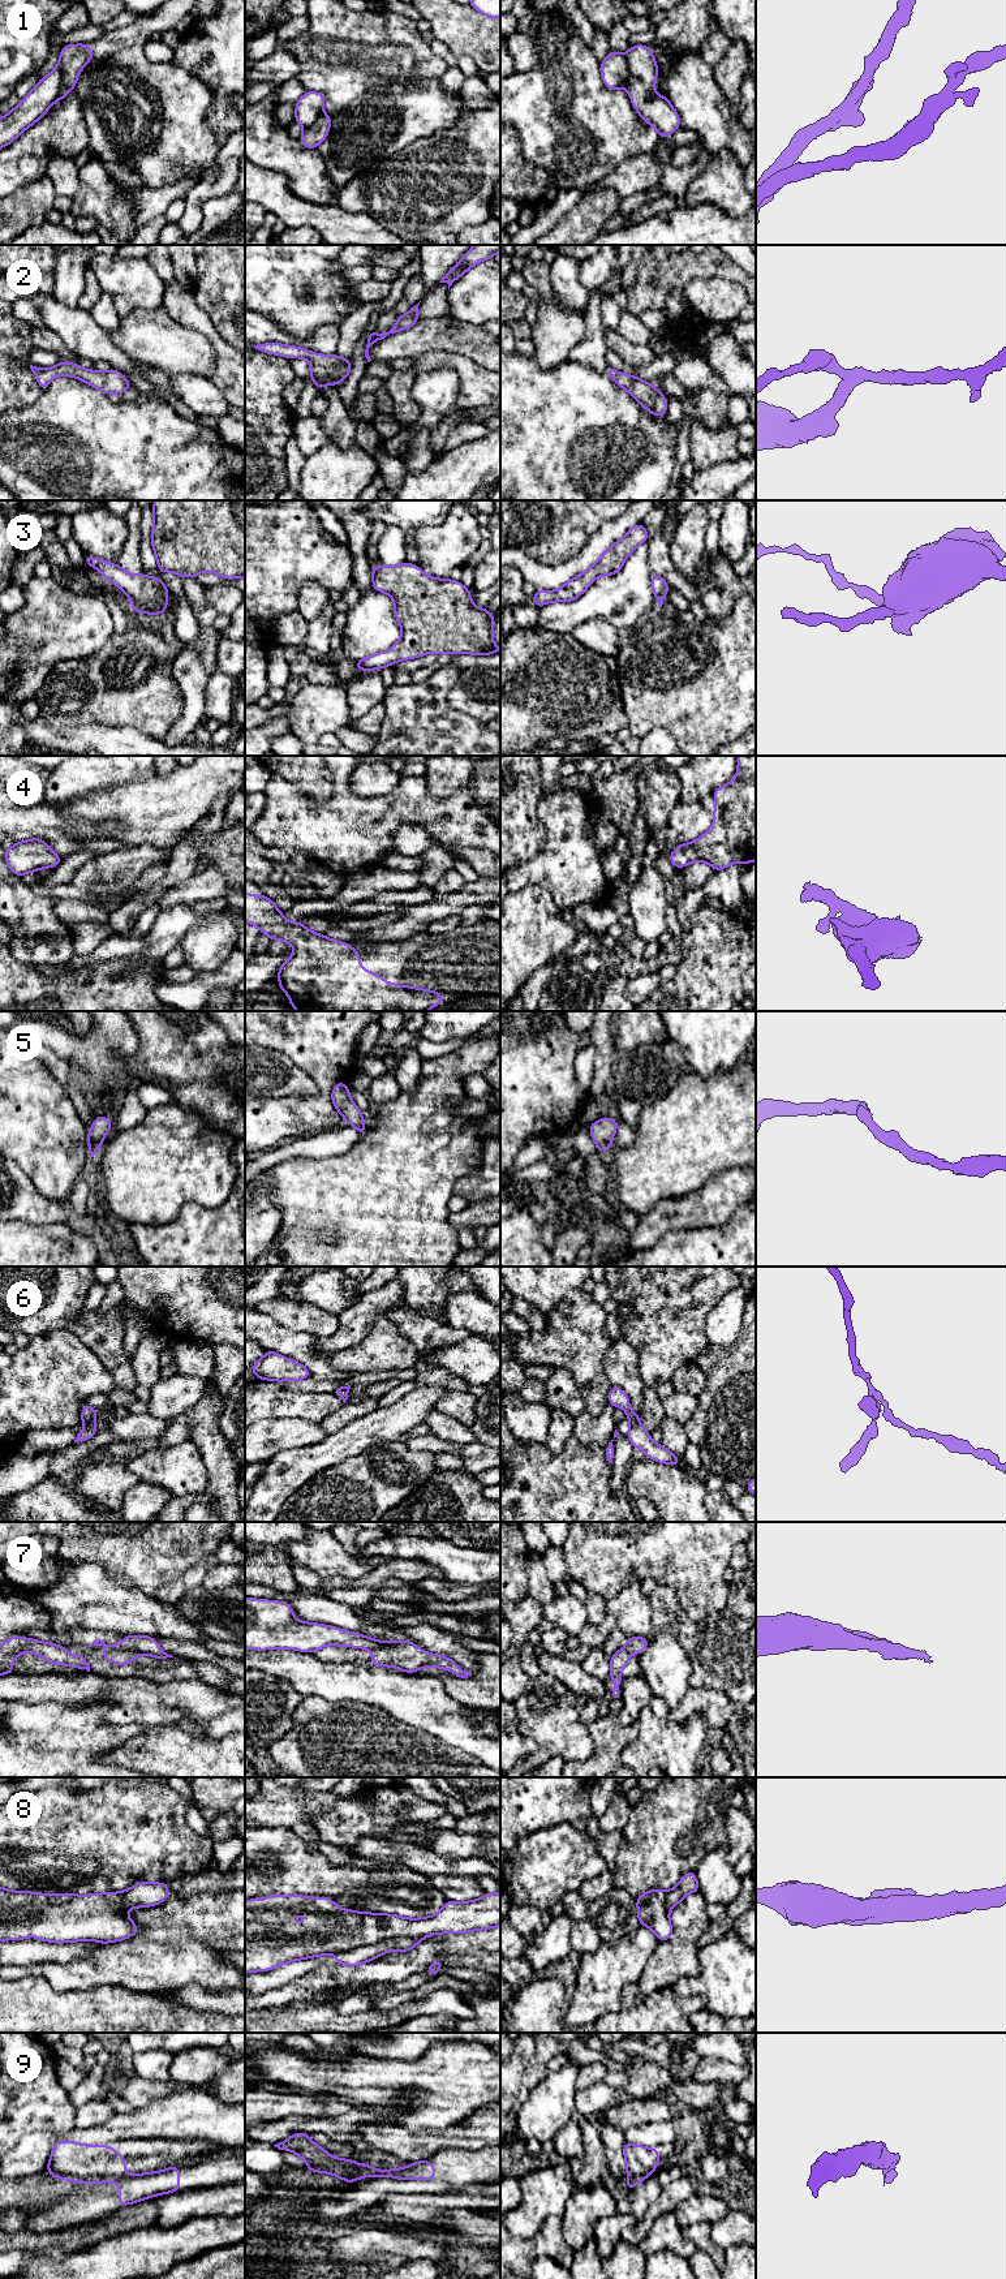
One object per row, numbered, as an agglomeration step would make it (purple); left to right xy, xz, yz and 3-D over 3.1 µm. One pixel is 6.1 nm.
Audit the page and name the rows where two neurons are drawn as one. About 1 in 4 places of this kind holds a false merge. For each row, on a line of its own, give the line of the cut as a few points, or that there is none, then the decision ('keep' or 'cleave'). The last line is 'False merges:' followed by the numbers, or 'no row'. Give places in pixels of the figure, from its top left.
1: cut in xy along (57, 67), (61, 73), (61, 87), (55, 100); cleave
2: no cut; keep
3: no cut; keep
4: no cut; keep
5: no cut; keep
6: no cut; keep
7: cut in xy along (107, 1645), (134, 1654); cleave
8: cut in xz along (421, 1938), (387, 1938), (373, 1944), (364, 1944), (335, 1953); cleave
9: cut in xy along (119, 2175), (93, 2175), (78, 2181); cleave
False merges: 1, 7, 8, 9

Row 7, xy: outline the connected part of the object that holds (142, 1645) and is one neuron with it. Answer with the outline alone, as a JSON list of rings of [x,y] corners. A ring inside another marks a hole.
[[[128,1634],[125,1635],[124,1641],[120,1642],[119,1646],[106,1644],[102,1639],[96,1639],[93,1646],[108,1646],[108,1647],[117,1648],[125,1652],[150,1655],[158,1660],[173,1657],[172,1655],[168,1655],[160,1648],[155,1638],[147,1637],[147,1635],[129,1635]],[[89,1644],[87,1647],[93,1647],[93,1646]]]

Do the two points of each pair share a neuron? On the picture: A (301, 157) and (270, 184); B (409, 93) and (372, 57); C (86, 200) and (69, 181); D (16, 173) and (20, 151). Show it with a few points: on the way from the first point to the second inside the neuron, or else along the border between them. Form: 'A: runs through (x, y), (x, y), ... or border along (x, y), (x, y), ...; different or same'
A: border along (258, 166), (283, 172), (287, 186), (301, 198); different
B: border along (429, 80), (375, 85), (369, 90); different
C: border along (80, 168), (78, 190), (72, 198); different
D: runs through (16, 168), (18, 157); same

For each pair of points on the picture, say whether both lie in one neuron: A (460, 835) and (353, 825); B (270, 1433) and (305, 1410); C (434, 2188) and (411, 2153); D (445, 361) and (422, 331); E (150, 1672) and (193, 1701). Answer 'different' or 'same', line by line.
A: same
B: different
C: different
D: different
E: different

